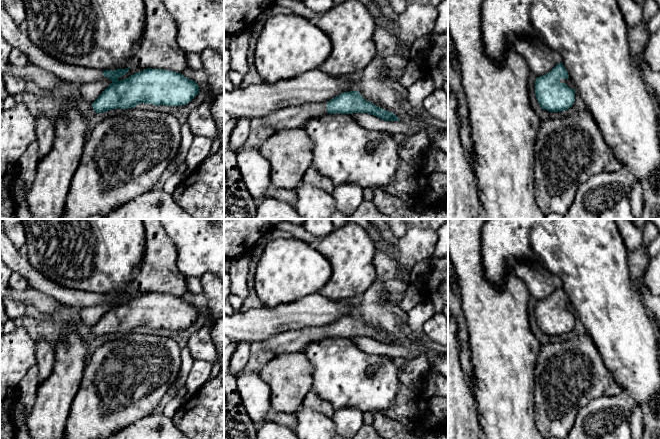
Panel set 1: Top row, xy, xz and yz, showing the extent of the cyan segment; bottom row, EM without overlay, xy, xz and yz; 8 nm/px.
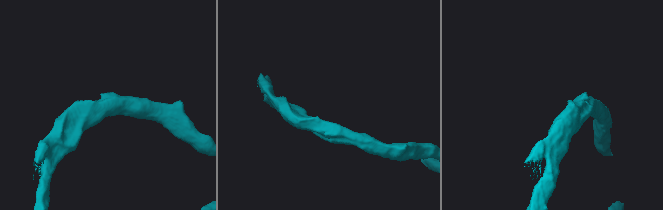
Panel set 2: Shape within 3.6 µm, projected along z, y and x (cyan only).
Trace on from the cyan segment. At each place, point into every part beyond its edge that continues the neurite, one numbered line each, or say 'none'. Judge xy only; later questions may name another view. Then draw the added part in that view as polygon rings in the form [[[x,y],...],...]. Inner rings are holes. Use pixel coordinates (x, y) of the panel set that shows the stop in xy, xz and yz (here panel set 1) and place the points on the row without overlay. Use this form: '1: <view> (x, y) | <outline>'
1: xy (9, 253) | [[[0,227],[0,258],[12,272],[20,273],[27,280],[27,285],[53,297],[56,301],[73,308],[86,308],[98,304],[110,304],[103,300],[103,294],[68,288],[57,284],[39,273],[29,262],[27,256],[22,256],[18,248],[12,244]],[[110,304],[112,305],[112,304]]]

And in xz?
1: xz (290, 342) | [[[327,325],[280,333],[259,342],[259,344],[263,350],[272,351],[277,356],[303,352],[306,345],[324,338],[327,338]]]

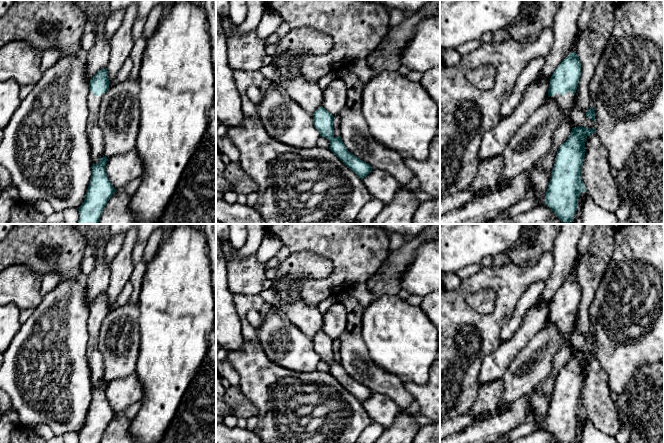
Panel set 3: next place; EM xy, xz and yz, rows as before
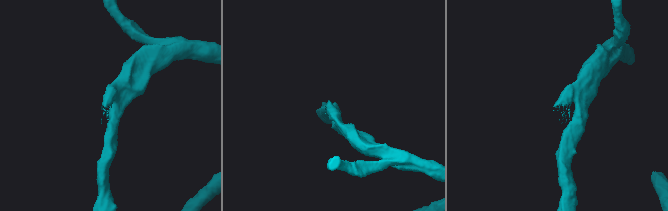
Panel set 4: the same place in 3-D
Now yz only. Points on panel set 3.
1: yz (540, 398) | [[[567,316],[564,320],[560,317],[556,317],[555,319],[547,322],[555,325],[562,332],[564,344],[553,357],[551,374],[528,394],[531,420],[538,424],[537,429],[545,428],[546,415],[551,403],[551,397],[555,388],[557,375],[568,363],[572,355],[570,335],[574,322],[573,317]]]

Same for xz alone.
none

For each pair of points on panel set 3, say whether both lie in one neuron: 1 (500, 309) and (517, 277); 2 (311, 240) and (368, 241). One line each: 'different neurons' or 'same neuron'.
1: same neuron
2: same neuron

